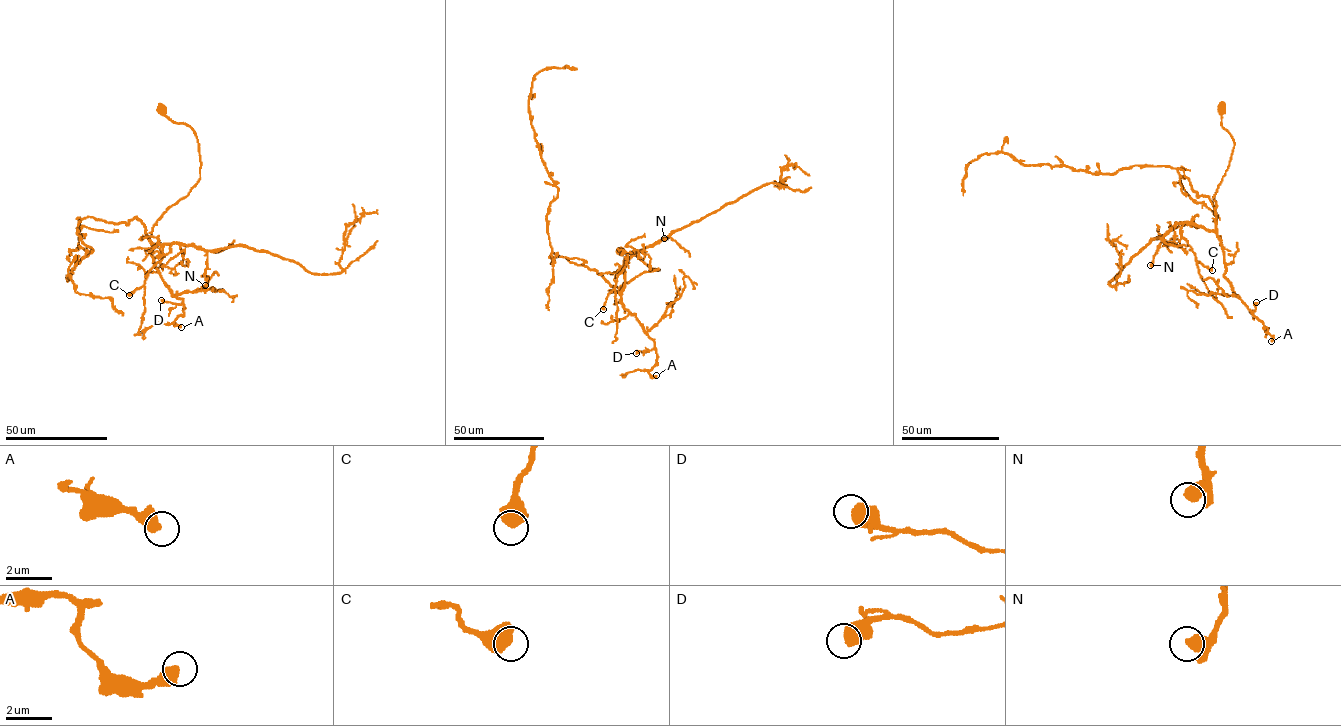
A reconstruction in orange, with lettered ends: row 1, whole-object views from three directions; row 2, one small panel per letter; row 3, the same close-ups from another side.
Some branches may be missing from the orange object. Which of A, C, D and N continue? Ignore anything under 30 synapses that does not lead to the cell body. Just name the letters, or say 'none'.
N

